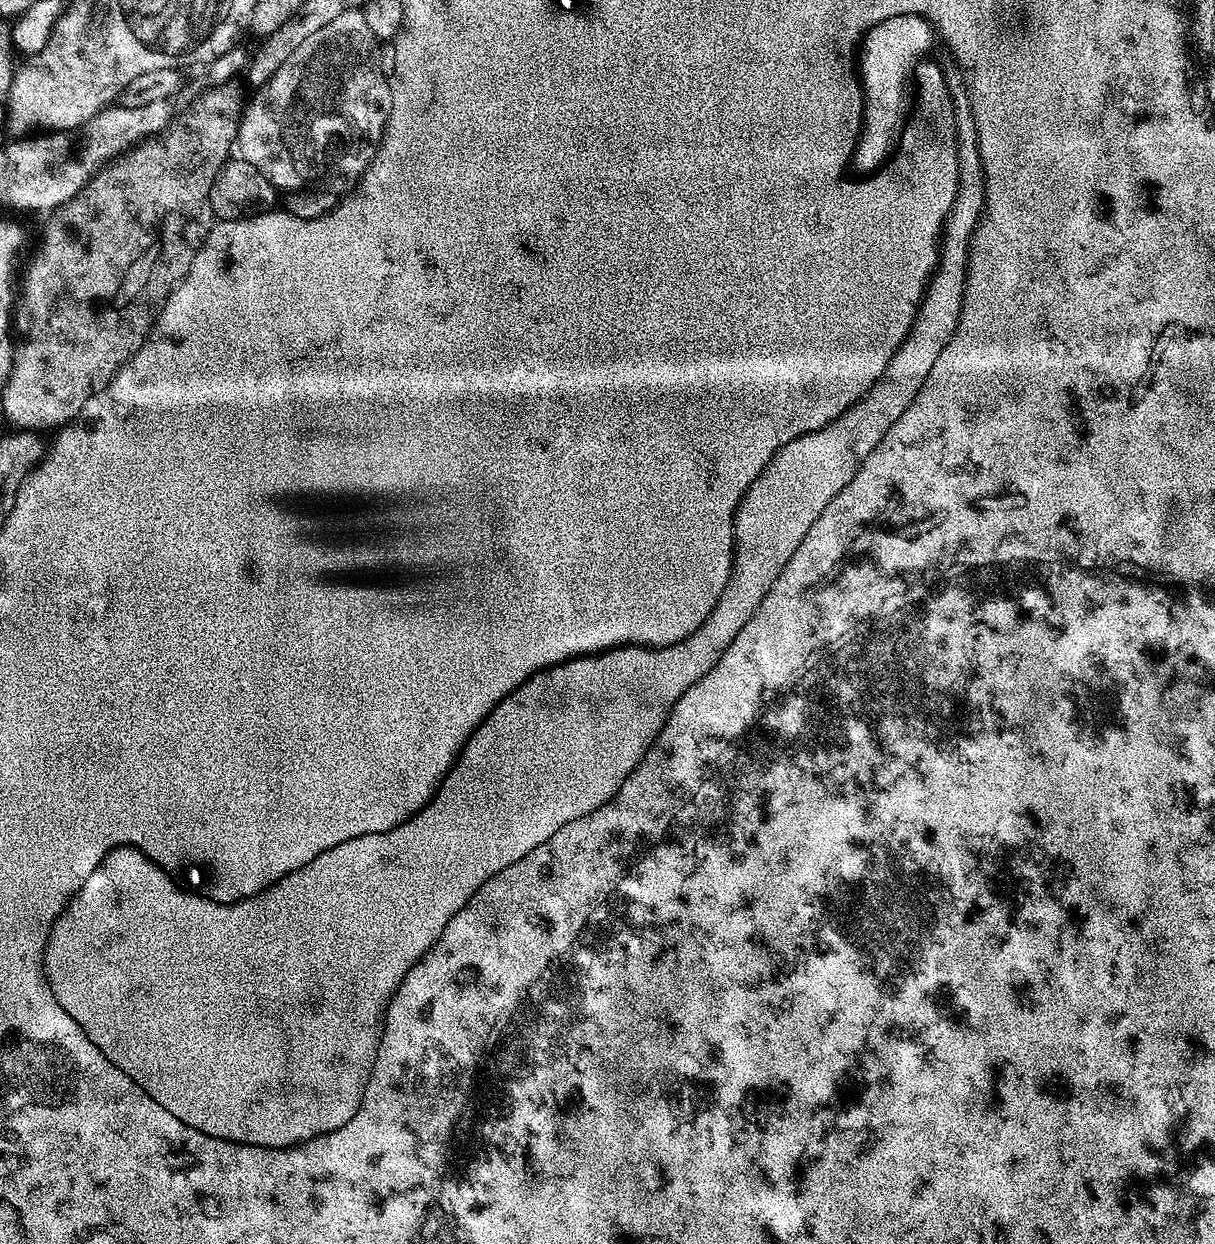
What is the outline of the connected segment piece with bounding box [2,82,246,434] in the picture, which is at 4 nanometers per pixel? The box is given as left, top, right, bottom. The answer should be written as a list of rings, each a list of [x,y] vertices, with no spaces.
[[[235,83],[219,85],[211,89],[202,100],[198,101],[196,108],[189,112],[181,111],[176,119],[169,124],[167,130],[162,134],[164,144],[160,142],[145,142],[136,145],[131,152],[125,152],[123,156],[108,164],[84,189],[70,202],[66,202],[60,208],[55,209],[52,222],[44,232],[44,246],[40,250],[40,257],[33,262],[28,270],[28,278],[24,282],[24,297],[19,297],[18,307],[14,312],[14,332],[24,341],[17,343],[12,357],[12,373],[8,375],[8,383],[3,385],[4,392],[4,412],[8,415],[8,420],[20,430],[30,432],[47,433],[47,428],[63,429],[73,423],[83,413],[86,402],[95,392],[101,392],[108,387],[113,376],[117,375],[128,363],[128,359],[140,350],[148,337],[152,334],[152,327],[157,320],[161,319],[167,300],[171,298],[172,291],[183,282],[189,279],[196,263],[198,250],[204,244],[204,239],[208,236],[208,231],[212,229],[214,217],[212,207],[208,199],[210,190],[214,186],[216,176],[224,169],[234,152],[234,145],[238,140],[240,130],[240,120],[242,111],[245,109],[246,100],[240,97],[240,92],[236,89]]]

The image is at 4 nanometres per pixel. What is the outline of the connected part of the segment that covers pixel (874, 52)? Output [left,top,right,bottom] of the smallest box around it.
[858,14,934,140]

